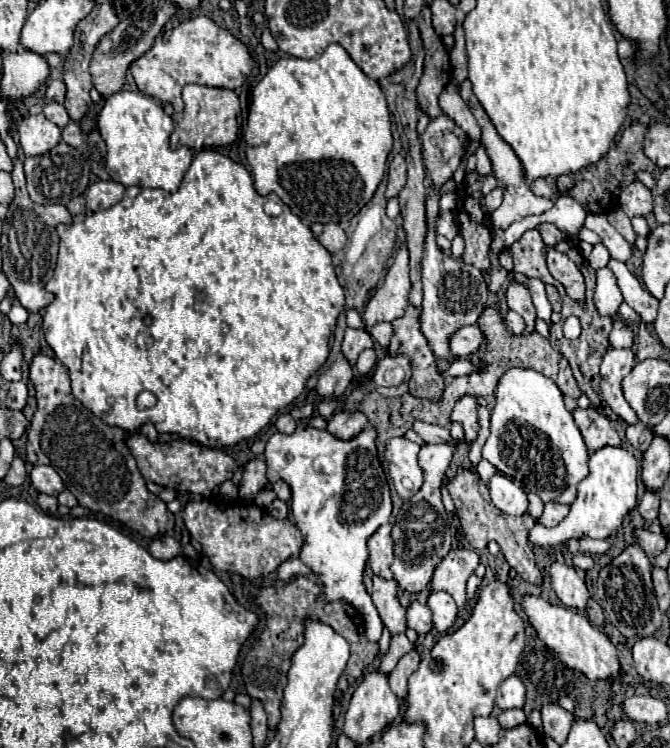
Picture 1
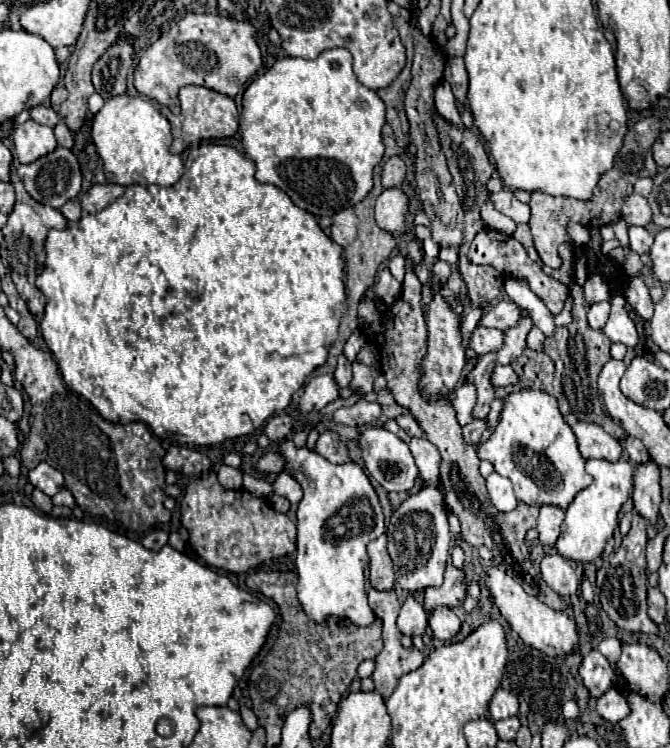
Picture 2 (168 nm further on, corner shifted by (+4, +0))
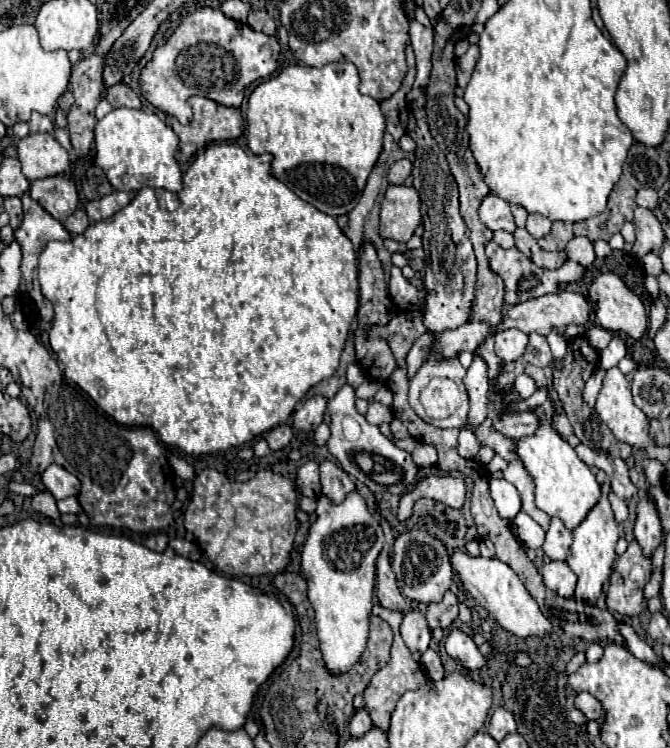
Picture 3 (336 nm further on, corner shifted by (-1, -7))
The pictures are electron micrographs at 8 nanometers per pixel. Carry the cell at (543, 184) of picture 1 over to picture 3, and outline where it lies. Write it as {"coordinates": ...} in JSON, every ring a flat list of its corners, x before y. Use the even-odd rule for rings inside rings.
{"coordinates":[[529,215,527,217,527,231,535,237,541,239,543,235,547,235,551,231,551,221,543,215]]}

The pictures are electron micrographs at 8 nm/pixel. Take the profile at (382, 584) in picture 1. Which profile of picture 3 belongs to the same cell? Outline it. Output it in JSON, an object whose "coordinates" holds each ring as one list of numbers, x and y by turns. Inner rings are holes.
{"coordinates":[[377,603,377,605,373,605,373,615,379,615,381,619,385,619,385,621,391,625,391,629,393,629,393,633,395,633,395,639,393,639,389,663,387,663,385,667,381,667,381,669,371,677,371,681,369,681,369,685,367,685,365,693,363,693,363,697,365,697,365,709,369,711,369,715,371,715,371,719,373,719,373,725,377,725,377,727,381,727,381,729,387,731,387,729,389,729,389,717,391,717,391,713,393,713,395,703,399,701,399,697,401,697,405,691,409,691,409,689,421,687,427,679,425,679,425,673,423,673,423,669,421,669,421,665,411,657,411,651,407,649,407,645,403,643,403,639,401,639,401,635,399,635,399,625,401,625,403,613,401,613,401,611,387,611,385,607,381,607,381,605]]}

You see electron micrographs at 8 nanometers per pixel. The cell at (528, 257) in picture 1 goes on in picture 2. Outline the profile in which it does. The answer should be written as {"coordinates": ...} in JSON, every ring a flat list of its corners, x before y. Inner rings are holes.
{"coordinates":[[518,224,516,232,512,234,528,252,528,256,538,262,542,266,542,270,550,276,554,276,556,280,562,280,564,284,570,286,570,296,574,298,574,306,572,306,572,324,568,326,562,326,562,328,556,328,556,334,552,338,546,338,544,342,544,352,552,358,552,362,556,364,556,370,562,372,562,386,564,386,564,394,568,398,568,404,570,404,570,410,576,414,578,420,582,422,592,422,592,424,600,424,610,436,614,436,616,440,624,440,626,438,626,432,614,424,602,410,602,404,600,404,600,398,598,398,598,392,596,392,596,378,598,378,598,372,602,370,602,366,610,360,610,340,606,338,606,334,602,330,594,330,588,326,588,320,586,320,586,312,588,312,588,304,584,302,584,294,582,294,582,286,576,284,574,280,574,248,572,244,562,244,560,246,560,258,562,258,562,264,560,268,550,268,546,264,542,264,534,244,532,244,532,234,530,234,530,226,528,224]]}

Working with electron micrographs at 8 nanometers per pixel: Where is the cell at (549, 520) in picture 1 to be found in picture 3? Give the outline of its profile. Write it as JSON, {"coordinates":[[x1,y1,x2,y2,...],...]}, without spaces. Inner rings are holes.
{"coordinates":[[551,519,551,525,549,525,549,529,547,529,547,539,545,539,545,543,543,543,543,551,545,551,545,555,549,557,549,559,559,559,559,561,565,561,565,557,567,557,567,551,569,551,569,547,571,547,571,541,573,541,573,537,571,537,571,531,563,525,563,521,561,519]]}

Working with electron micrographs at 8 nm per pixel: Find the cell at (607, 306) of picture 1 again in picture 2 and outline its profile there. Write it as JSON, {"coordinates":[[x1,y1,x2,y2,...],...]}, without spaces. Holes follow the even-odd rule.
{"coordinates":[[610,302,592,304,590,310,588,310,588,324,594,330,602,330,604,324,606,324,606,320,608,320,608,314,610,314]]}

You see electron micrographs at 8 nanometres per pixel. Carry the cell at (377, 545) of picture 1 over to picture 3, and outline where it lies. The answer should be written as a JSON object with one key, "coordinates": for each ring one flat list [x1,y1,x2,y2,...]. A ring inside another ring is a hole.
{"coordinates":[[381,551,377,557,377,581,375,581,375,589,377,589,377,597,379,603,385,609,391,611,403,611,405,609,405,599,397,589,397,579,391,571,391,557]]}

